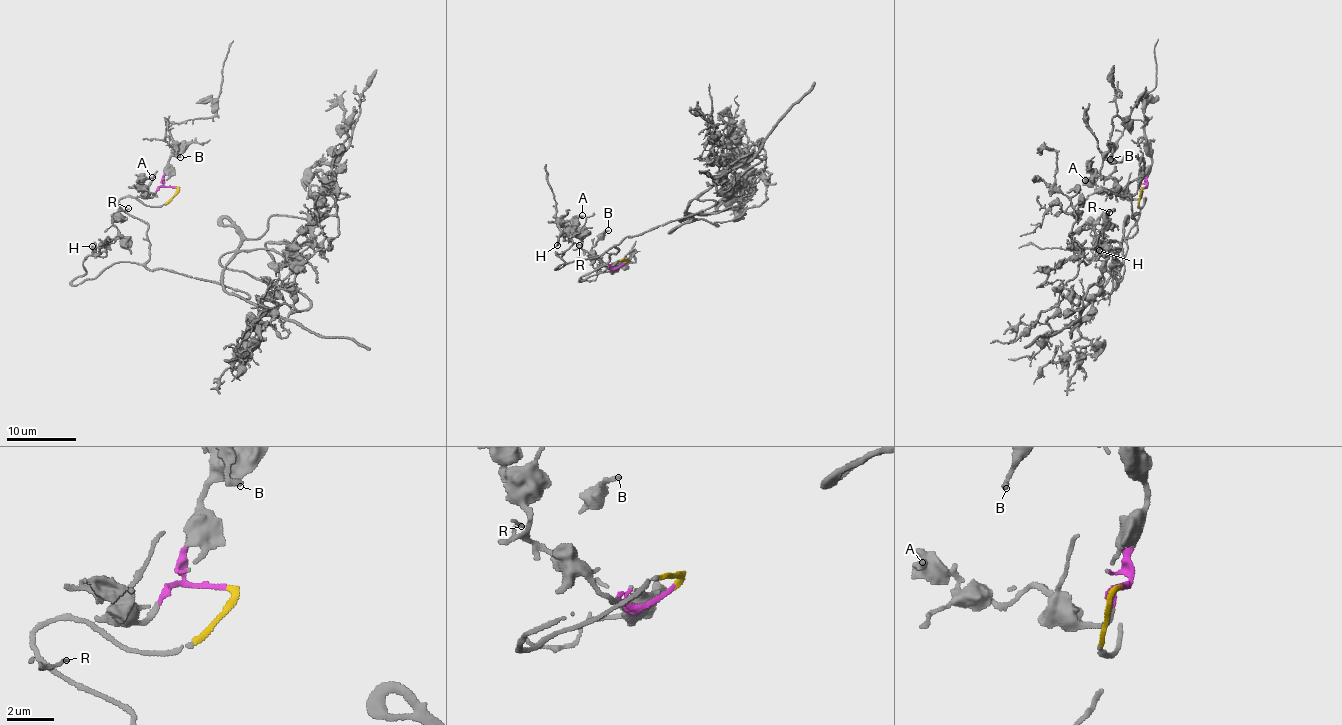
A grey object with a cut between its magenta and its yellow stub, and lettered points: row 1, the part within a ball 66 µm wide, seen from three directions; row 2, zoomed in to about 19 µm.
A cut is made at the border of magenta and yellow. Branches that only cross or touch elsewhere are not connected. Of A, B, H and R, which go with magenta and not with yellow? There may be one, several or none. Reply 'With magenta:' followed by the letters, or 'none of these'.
With magenta: A, B

